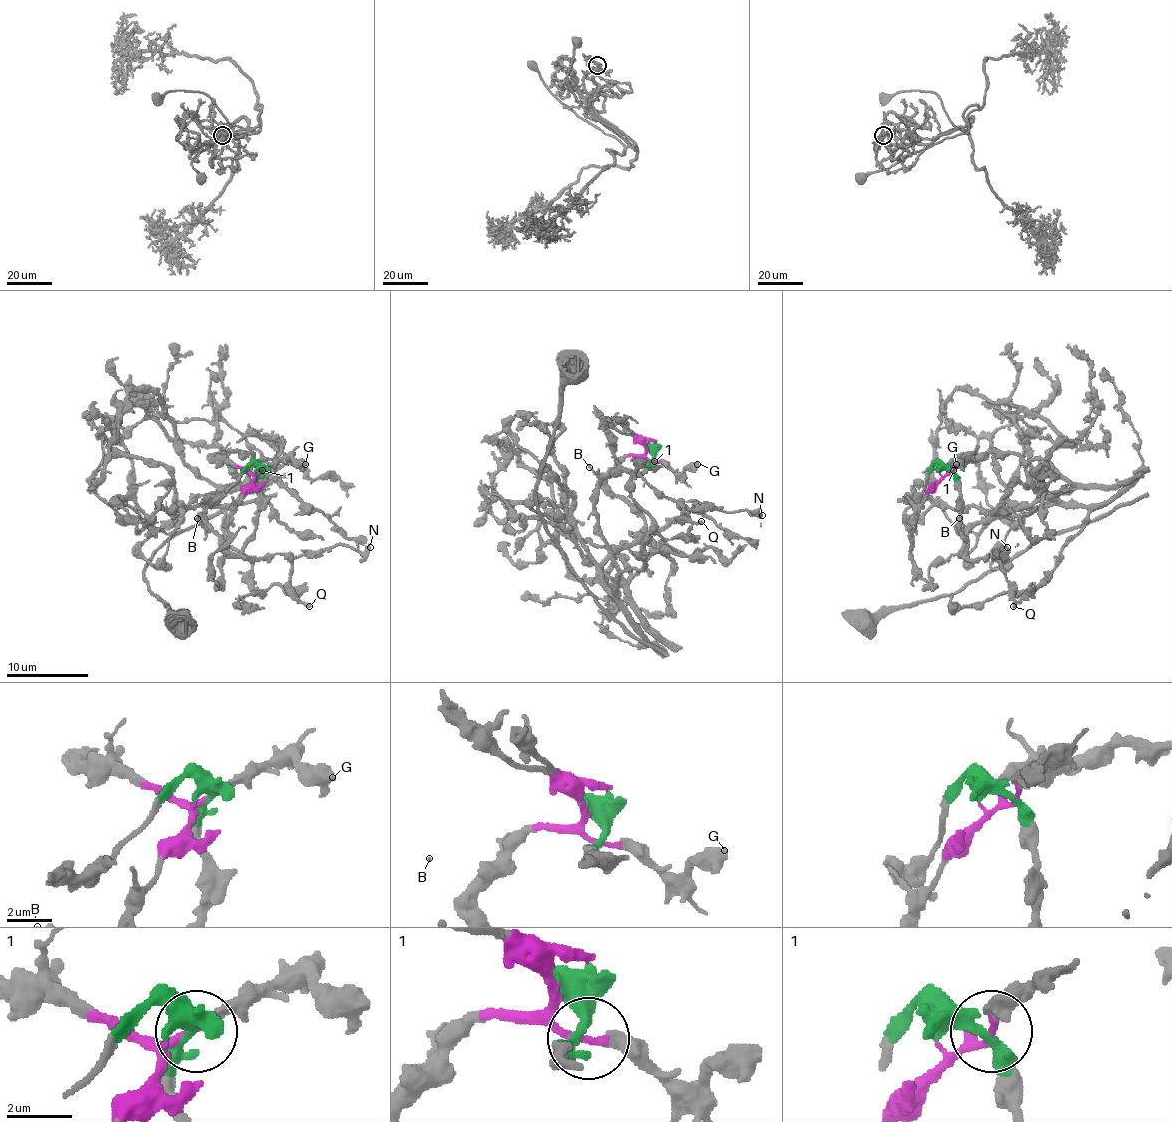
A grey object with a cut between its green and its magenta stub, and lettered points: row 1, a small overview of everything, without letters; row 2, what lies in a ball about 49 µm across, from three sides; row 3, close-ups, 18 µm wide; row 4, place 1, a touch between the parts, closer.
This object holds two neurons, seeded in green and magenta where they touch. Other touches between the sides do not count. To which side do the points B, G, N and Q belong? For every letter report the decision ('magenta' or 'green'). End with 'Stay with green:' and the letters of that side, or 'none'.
B: green
G: magenta
N: green
Q: green
Stay with green: B, N, Q

